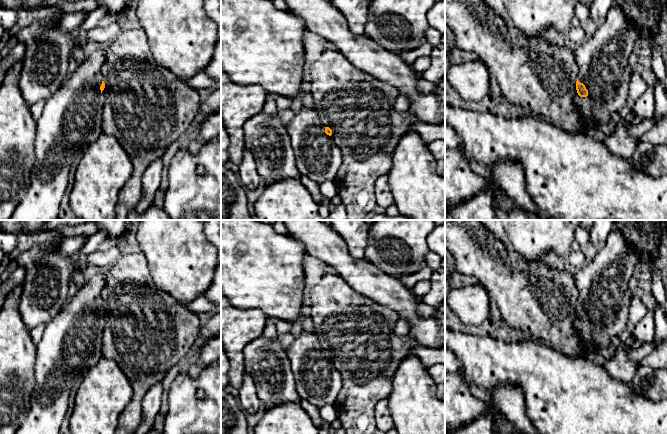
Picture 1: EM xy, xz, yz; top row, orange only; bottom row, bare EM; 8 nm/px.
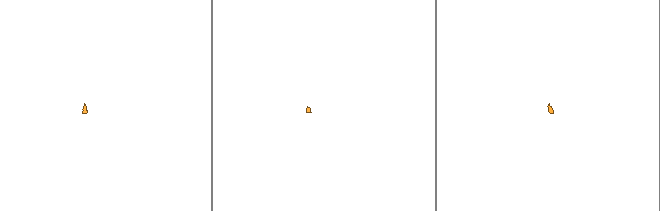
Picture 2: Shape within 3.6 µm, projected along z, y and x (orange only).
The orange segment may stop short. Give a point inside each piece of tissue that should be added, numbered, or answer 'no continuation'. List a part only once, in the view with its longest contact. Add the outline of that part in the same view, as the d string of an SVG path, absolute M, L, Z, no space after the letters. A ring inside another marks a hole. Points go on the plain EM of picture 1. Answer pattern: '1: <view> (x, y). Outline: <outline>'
1: yz (603, 288). Outline: M613 228L594 259L575 270L575 285L579 291L578 305L588 314L587 321L579 320L575 326L579 329L580 341L586 349L593 346L607 346L613 336L620 337L625 330L631 302L628 283L639 263L639 251L630 247L622 233Z

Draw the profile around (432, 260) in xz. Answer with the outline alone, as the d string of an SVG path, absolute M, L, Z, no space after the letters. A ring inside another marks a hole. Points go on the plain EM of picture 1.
M429 251L425 256L426 266L431 268L433 271L441 268L441 260L442 258L432 251Z

